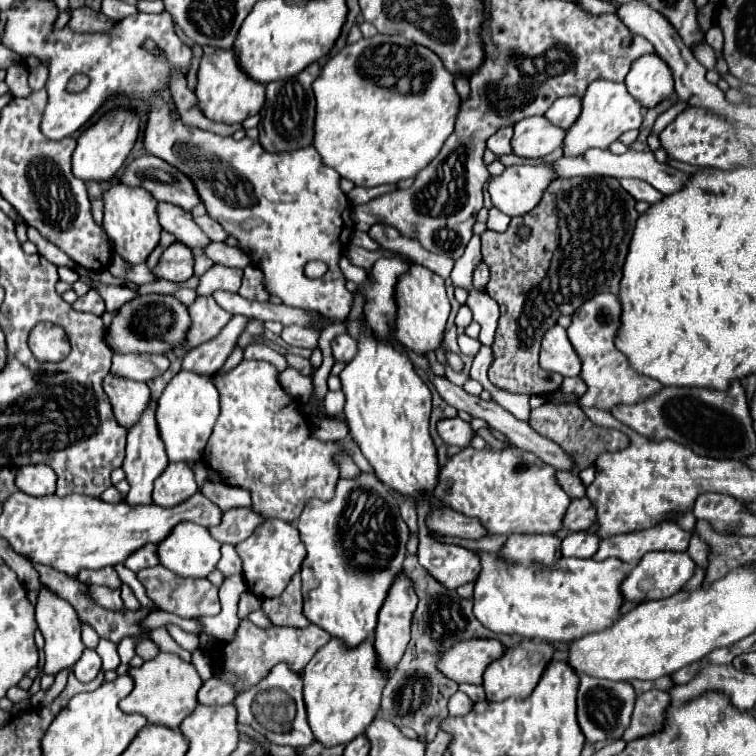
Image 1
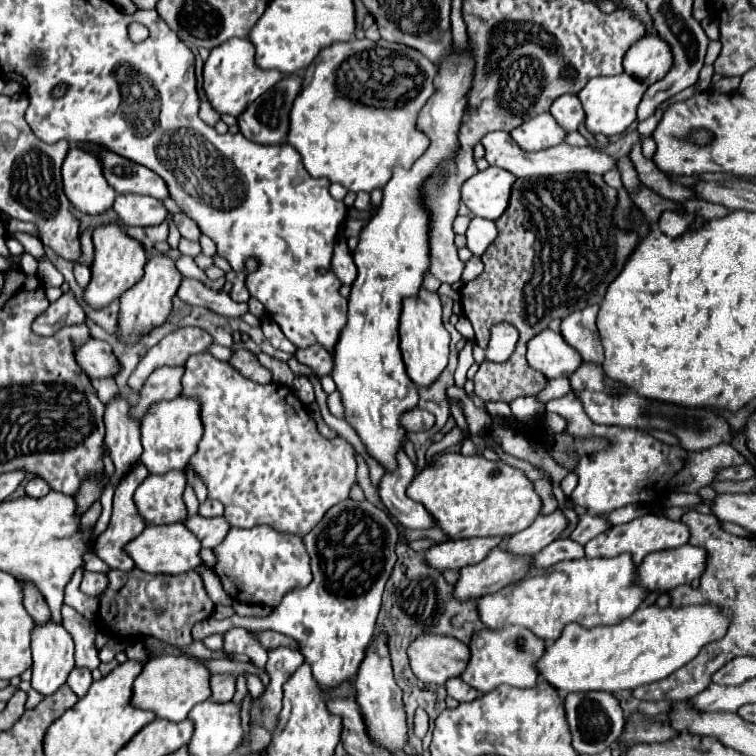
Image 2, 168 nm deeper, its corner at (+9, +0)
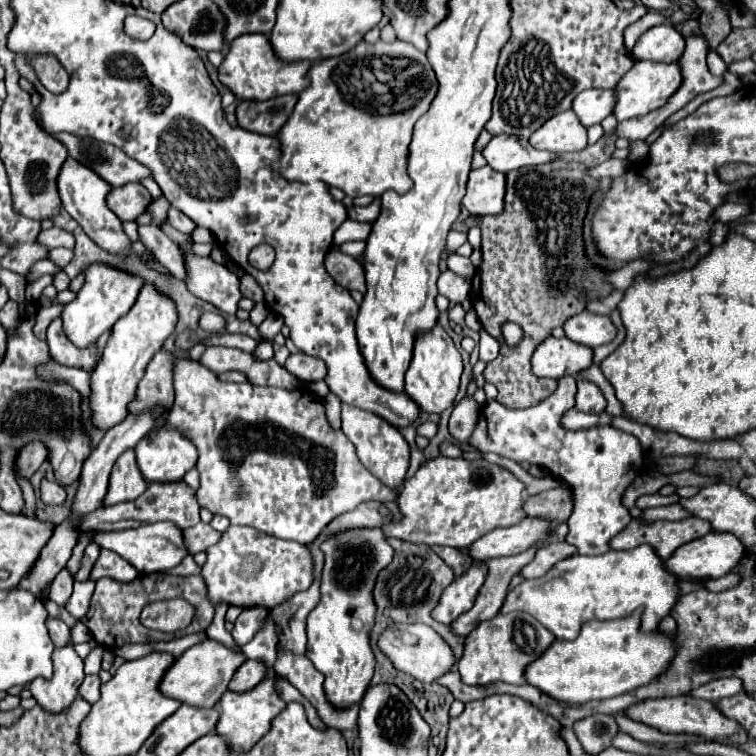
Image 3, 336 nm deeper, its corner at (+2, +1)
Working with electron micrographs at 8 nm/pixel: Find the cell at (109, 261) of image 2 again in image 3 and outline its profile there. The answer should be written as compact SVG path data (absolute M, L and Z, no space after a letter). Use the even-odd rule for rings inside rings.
M93 262L87 268L85 274L85 284L77 292L77 298L69 304L65 304L61 320L63 320L63 330L67 338L79 346L85 348L91 342L95 342L103 332L111 330L113 324L133 306L139 290L143 288L143 278L139 274L131 274L125 270L119 270L115 266L103 264L103 262Z

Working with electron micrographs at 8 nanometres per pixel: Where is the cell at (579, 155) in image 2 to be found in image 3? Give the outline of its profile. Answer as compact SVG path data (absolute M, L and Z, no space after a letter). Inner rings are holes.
M507 134L493 136L493 140L485 146L483 156L487 164L499 172L519 170L523 166L537 166L559 160L557 154L547 150L537 150L529 146L529 142L523 142L521 138L513 138Z

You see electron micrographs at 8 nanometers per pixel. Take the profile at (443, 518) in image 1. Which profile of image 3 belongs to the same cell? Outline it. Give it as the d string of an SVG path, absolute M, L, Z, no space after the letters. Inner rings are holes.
M341 404L341 420L343 420L341 430L355 444L357 456L363 462L363 466L375 478L379 478L385 486L399 492L405 482L405 474L409 470L409 458L411 458L411 450L409 450L409 444L403 438L403 434L395 426L385 422L383 418L377 418L371 412L365 412L365 410L361 410L357 406L349 406L349 404Z

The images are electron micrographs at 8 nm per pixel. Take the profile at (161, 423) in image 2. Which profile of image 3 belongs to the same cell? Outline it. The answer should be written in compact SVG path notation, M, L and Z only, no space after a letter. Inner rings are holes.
M161 426L159 430L145 436L135 446L135 454L137 454L137 464L141 468L141 474L147 482L181 480L187 470L195 468L195 462L197 462L197 448L193 446L193 442L181 430L177 430L173 426Z

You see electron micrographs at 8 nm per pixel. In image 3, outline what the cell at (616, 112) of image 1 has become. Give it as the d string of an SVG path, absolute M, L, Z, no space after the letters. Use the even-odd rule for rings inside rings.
M635 62L635 66L617 82L613 88L615 92L615 106L613 106L613 116L617 122L637 118L643 114L649 114L657 106L663 106L667 98L679 88L681 84L681 74L677 64L659 64L659 62Z

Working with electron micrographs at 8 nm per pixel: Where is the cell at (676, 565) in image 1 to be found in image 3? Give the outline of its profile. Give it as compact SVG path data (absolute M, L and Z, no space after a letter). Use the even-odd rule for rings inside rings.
M709 532L703 538L697 538L693 542L687 542L685 546L677 548L669 560L665 560L665 568L669 574L677 576L679 580L711 580L711 578L721 578L729 574L735 564L743 558L743 544L737 540L737 536L729 532Z

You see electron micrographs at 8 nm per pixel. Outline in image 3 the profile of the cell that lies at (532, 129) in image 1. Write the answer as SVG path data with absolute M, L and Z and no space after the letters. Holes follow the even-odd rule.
M561 112L537 128L531 134L529 144L537 150L551 150L555 154L575 152L587 146L587 130L577 122L573 112Z

